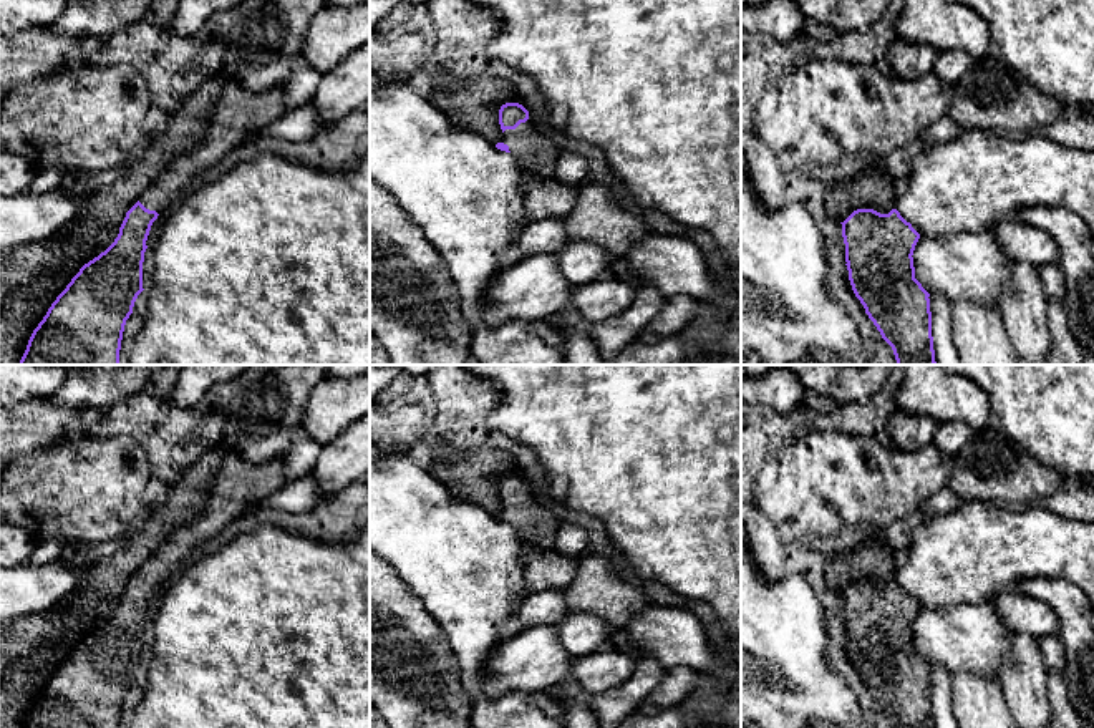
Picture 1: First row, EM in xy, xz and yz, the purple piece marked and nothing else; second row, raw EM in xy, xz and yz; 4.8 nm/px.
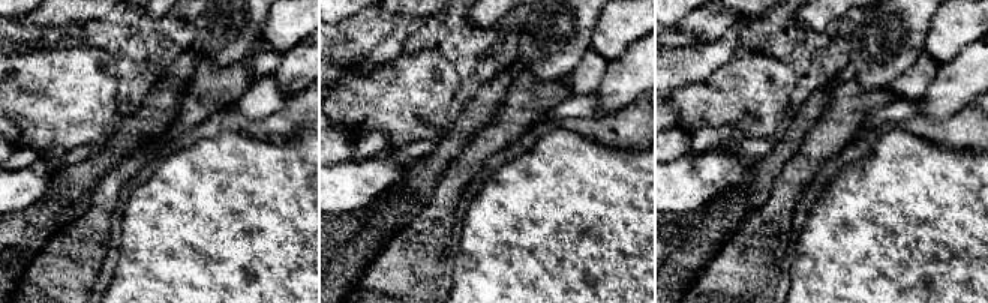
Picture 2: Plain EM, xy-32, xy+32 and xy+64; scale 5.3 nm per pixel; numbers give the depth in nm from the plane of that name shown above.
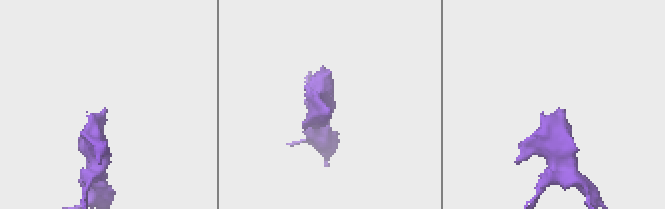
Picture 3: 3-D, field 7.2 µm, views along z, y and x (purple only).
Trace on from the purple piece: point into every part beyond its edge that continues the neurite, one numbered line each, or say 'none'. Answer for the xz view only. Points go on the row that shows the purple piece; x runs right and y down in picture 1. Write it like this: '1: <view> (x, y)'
1: xz (536, 155)

